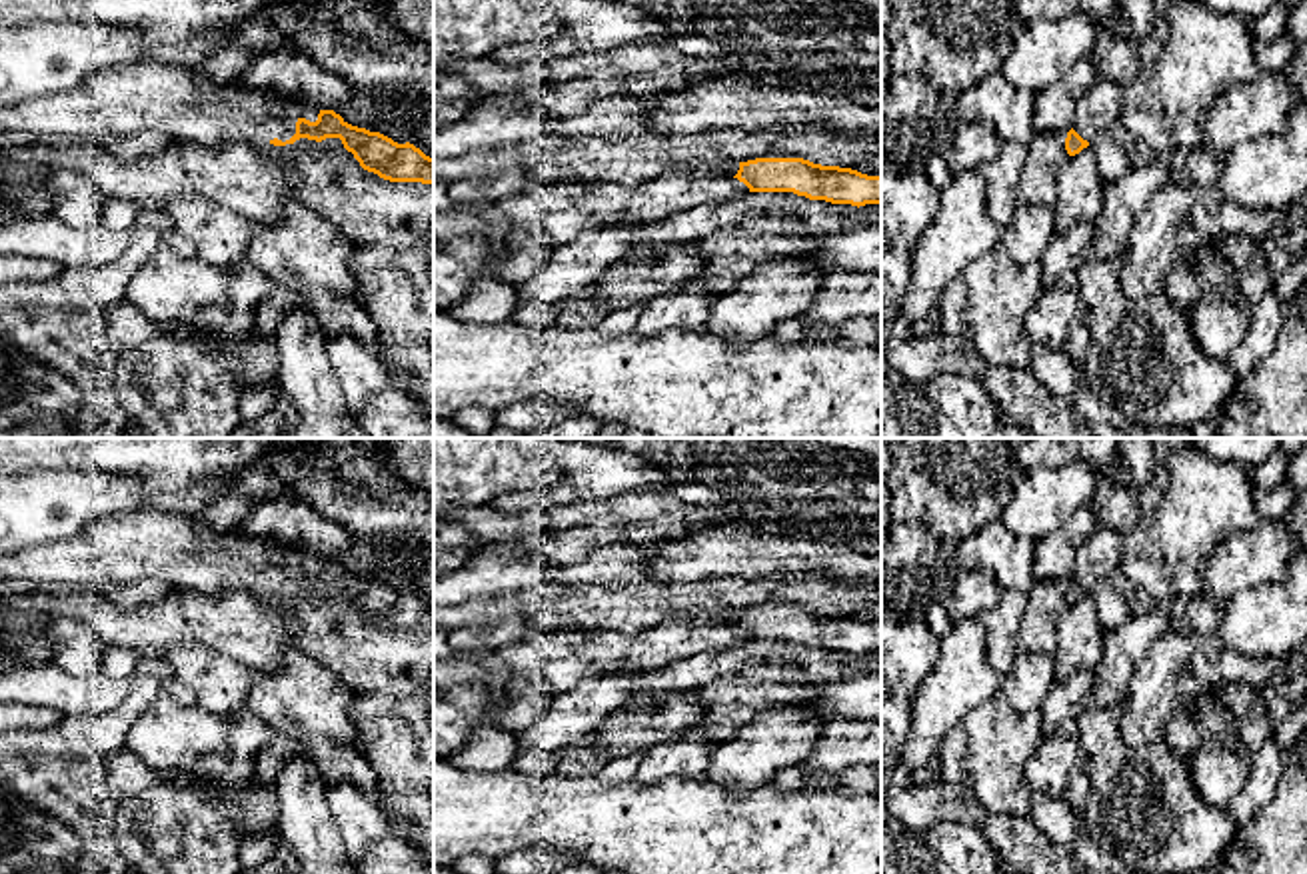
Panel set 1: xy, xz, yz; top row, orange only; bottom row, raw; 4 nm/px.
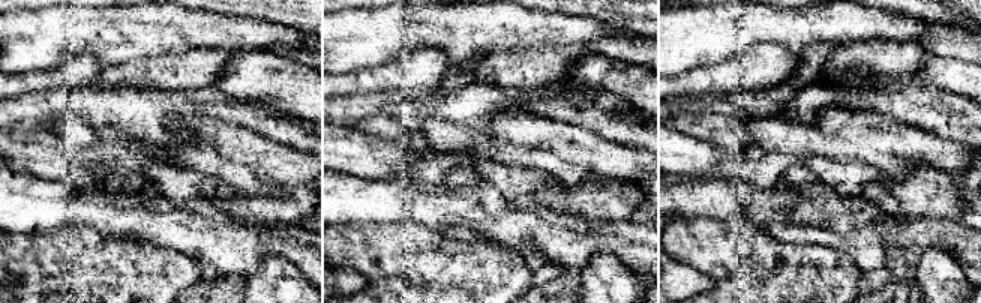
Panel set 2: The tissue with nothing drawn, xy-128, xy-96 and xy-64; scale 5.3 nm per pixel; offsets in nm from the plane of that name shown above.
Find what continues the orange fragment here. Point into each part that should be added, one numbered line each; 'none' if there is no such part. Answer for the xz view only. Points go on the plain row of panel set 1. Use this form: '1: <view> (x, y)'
none

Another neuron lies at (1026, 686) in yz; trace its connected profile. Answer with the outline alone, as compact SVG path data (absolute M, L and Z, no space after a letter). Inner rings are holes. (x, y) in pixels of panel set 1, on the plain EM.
M1017 652L1013 668L1001 676L999 692L1015 710L1041 708L1057 676L1053 656L1043 652Z

